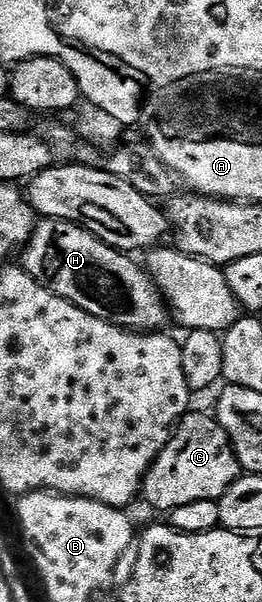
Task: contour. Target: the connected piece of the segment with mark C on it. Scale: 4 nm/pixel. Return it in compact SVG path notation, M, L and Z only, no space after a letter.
M188 412L187 416L175 426L169 443L157 455L157 459L149 467L143 480L142 500L147 500L155 509L170 511L177 507L185 507L185 503L201 503L201 499L218 501L229 491L229 487L241 476L239 460L231 446L227 433L219 425L214 416L207 413Z

